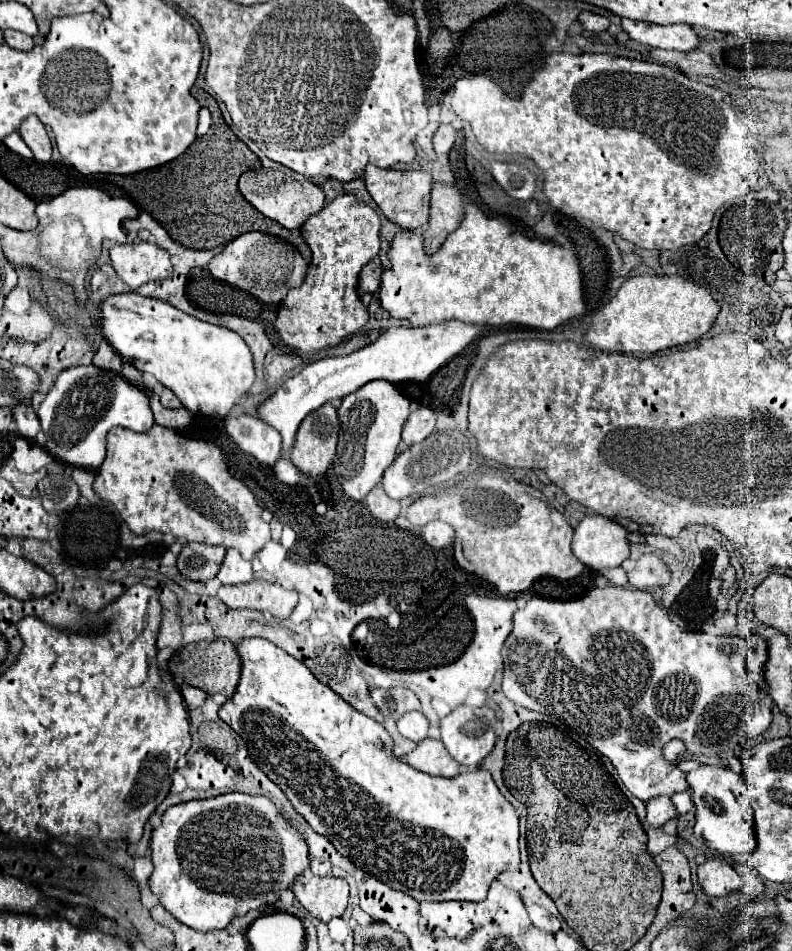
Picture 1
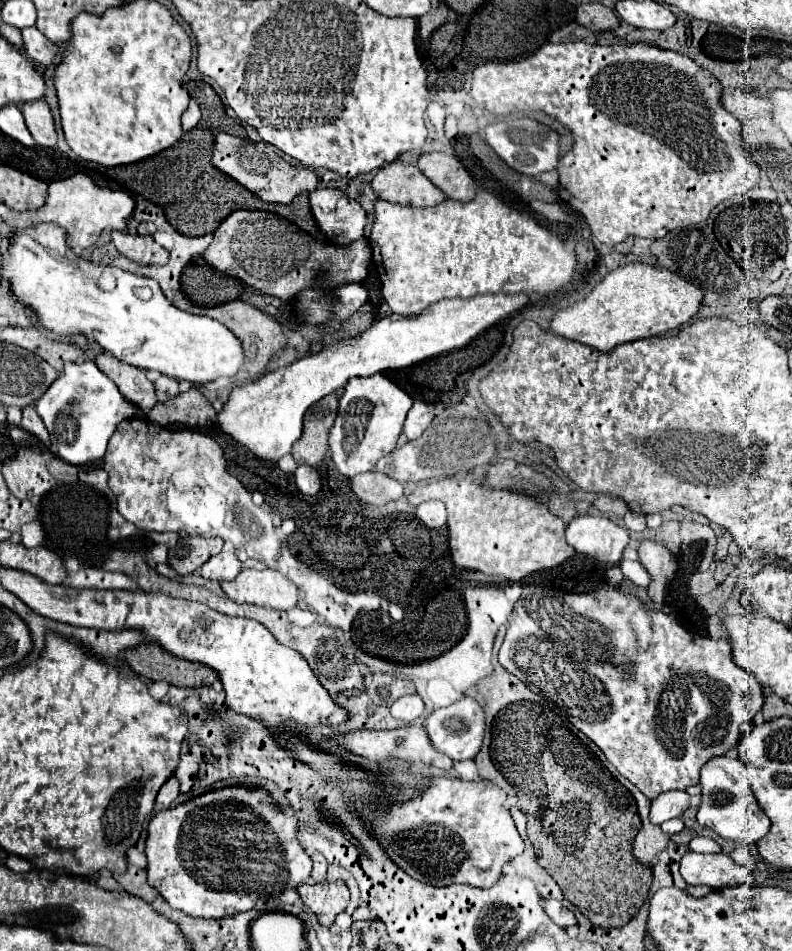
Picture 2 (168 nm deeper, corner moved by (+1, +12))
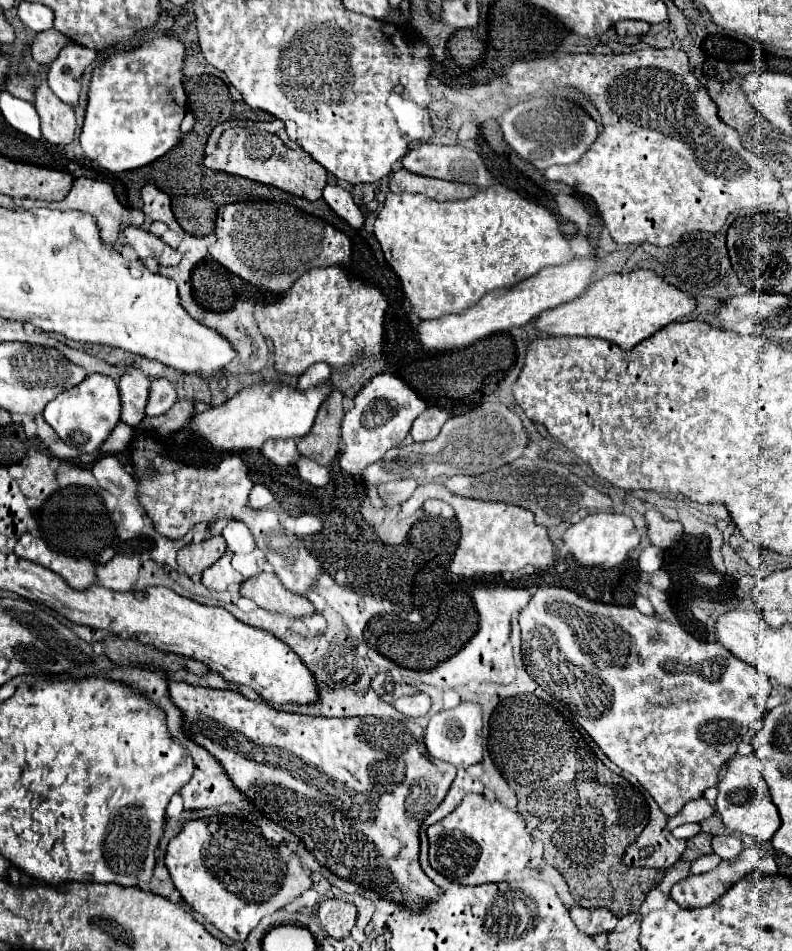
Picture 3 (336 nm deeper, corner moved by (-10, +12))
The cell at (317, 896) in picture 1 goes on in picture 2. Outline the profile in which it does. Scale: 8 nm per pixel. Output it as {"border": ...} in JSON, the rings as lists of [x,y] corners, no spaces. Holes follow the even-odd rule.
{"border":[[[304,881],[298,887],[300,899],[316,915],[318,923],[330,927],[338,913],[342,913],[350,901],[350,893],[342,881],[336,883],[312,883]]]}

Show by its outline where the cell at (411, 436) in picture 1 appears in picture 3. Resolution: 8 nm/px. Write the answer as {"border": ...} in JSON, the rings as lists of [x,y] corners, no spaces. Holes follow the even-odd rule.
{"border":[[[427,407],[427,411],[415,419],[415,423],[411,427],[411,437],[415,441],[429,441],[441,431],[441,427],[445,425],[447,419],[449,419],[447,411],[443,411],[439,407]]]}

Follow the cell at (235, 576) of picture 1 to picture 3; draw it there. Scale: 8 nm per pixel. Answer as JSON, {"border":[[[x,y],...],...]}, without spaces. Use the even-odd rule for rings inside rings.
{"border":[[[223,555],[217,563],[213,563],[209,569],[203,571],[201,581],[209,589],[225,591],[225,589],[229,589],[233,585],[239,585],[243,581],[243,577],[231,567],[231,555]]]}

